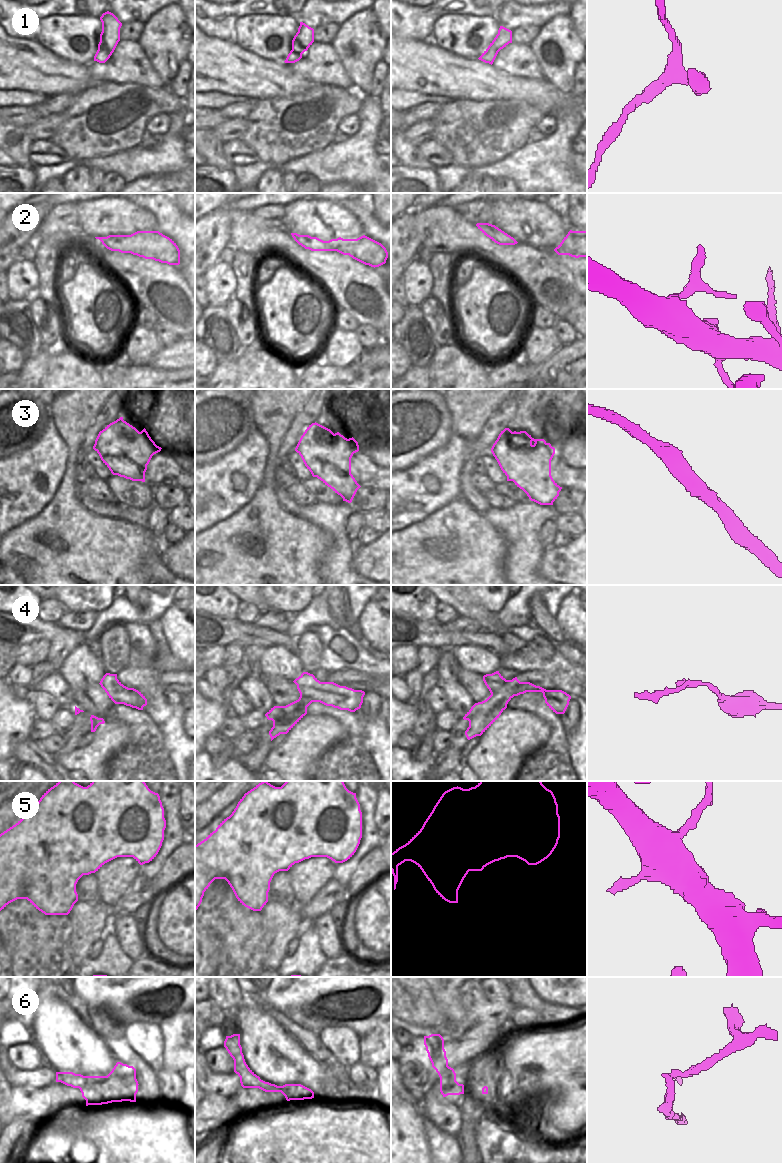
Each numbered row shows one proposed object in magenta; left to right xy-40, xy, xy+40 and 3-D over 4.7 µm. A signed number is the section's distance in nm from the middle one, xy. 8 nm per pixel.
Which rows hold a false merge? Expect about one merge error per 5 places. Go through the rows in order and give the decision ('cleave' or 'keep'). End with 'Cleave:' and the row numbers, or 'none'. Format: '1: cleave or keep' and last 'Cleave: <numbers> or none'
1: keep
2: keep
3: keep
4: keep
5: keep
6: cleave
Cleave: 6

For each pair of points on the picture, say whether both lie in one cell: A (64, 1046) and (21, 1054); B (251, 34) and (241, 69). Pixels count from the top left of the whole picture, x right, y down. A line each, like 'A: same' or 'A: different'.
A: different
B: different

